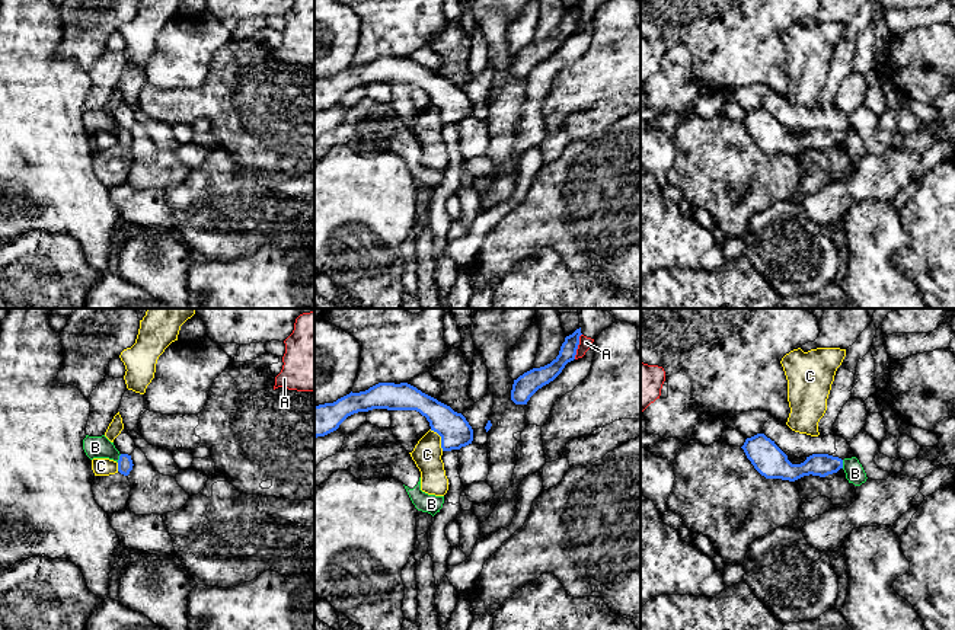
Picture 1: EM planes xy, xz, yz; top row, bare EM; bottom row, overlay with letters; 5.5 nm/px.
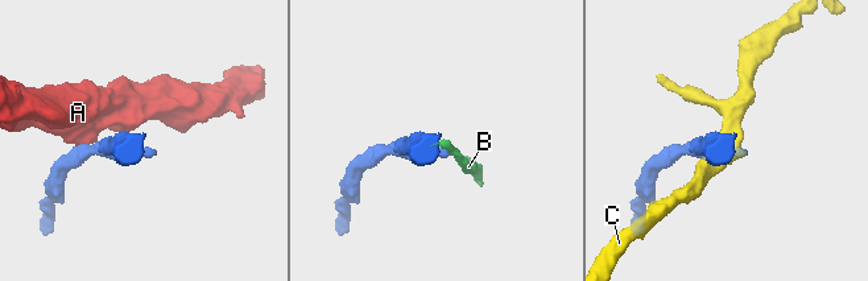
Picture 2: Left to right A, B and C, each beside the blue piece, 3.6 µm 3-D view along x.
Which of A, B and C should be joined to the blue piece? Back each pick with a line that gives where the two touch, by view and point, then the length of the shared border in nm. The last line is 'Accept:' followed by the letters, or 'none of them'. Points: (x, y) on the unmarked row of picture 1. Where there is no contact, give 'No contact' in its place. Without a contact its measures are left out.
Accept: none of them

